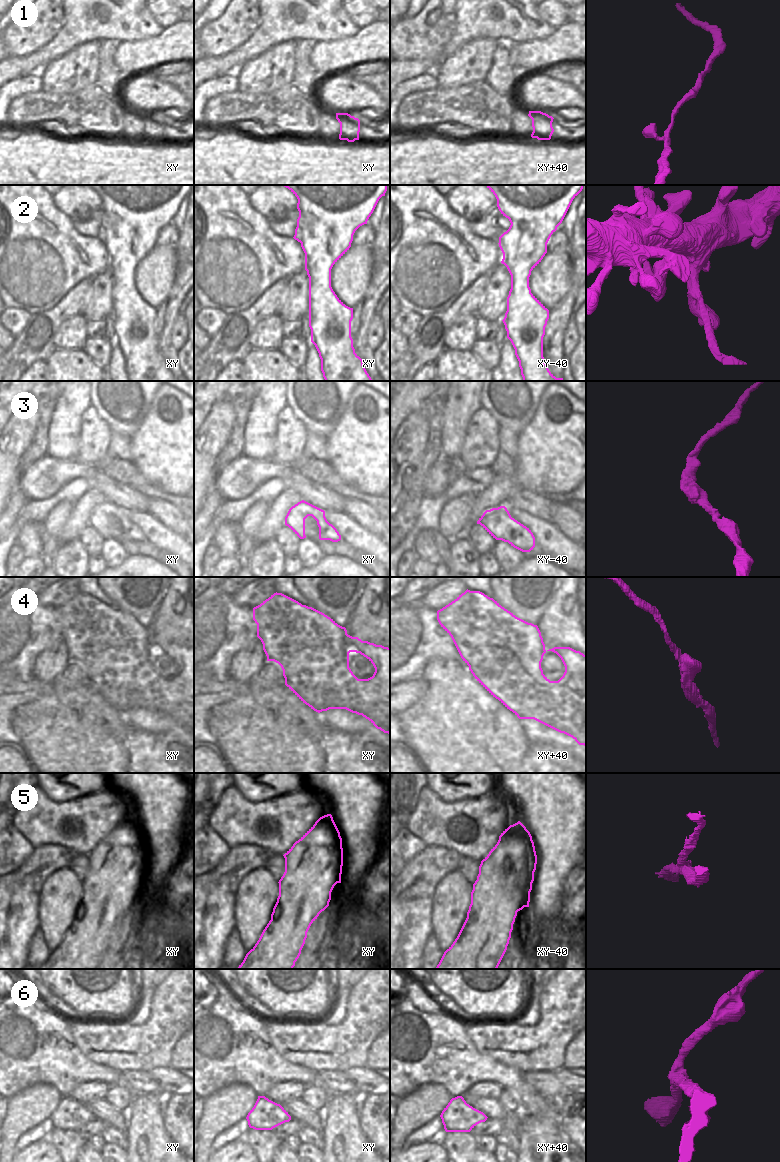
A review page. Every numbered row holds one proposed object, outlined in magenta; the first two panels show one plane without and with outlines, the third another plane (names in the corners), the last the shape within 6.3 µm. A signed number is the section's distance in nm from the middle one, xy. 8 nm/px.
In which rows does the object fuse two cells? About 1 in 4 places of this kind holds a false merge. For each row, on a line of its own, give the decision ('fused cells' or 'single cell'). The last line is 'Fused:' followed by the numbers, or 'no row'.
1: single cell
2: single cell
3: single cell
4: single cell
5: fused cells
6: single cell
Fused: 5

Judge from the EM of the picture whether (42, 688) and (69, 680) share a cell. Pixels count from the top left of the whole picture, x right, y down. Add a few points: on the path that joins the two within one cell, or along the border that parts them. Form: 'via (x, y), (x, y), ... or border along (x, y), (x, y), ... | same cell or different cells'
via (49, 688), (62, 683) | same cell

